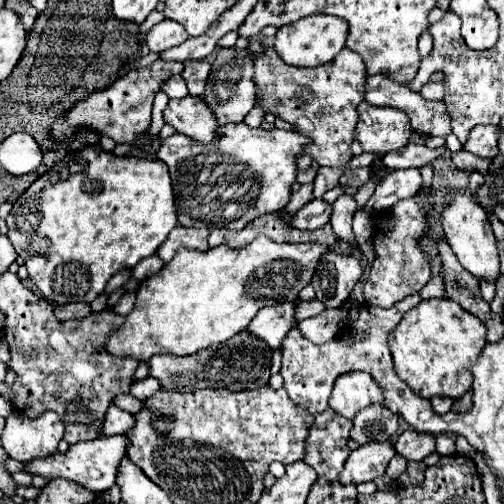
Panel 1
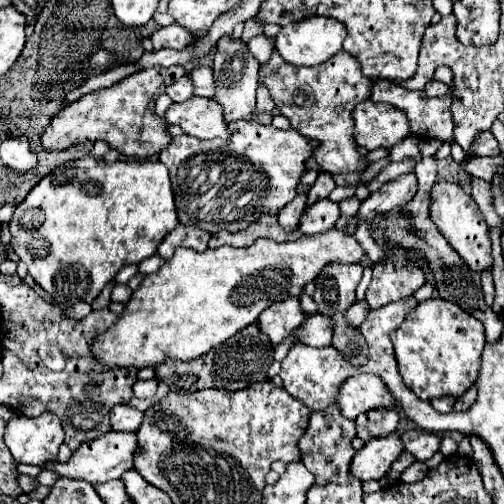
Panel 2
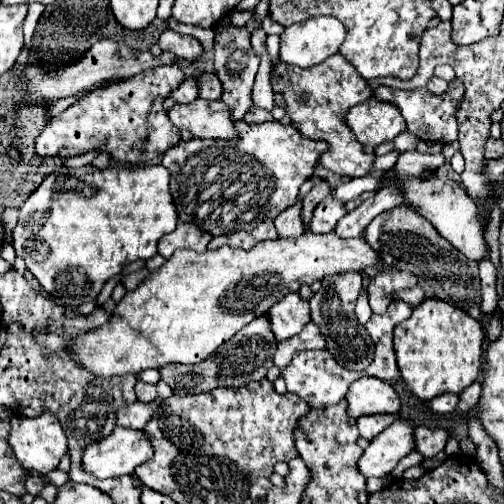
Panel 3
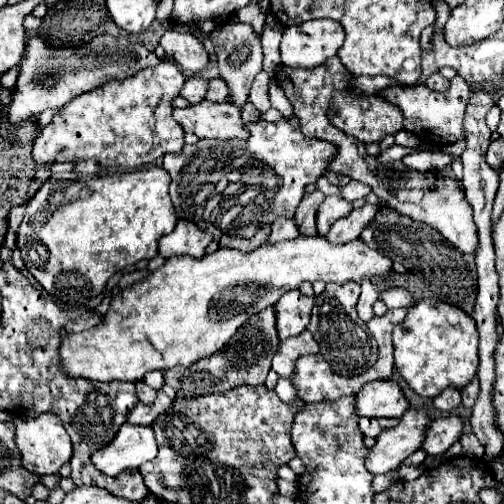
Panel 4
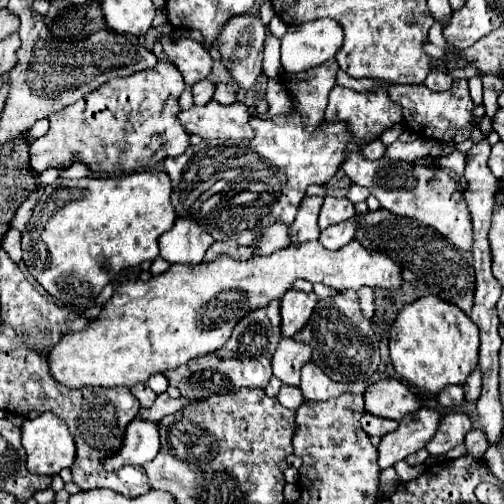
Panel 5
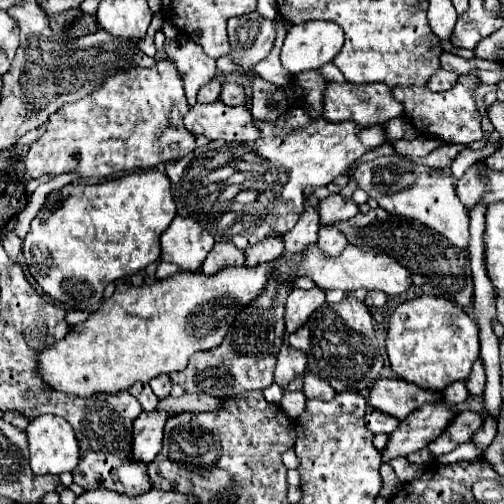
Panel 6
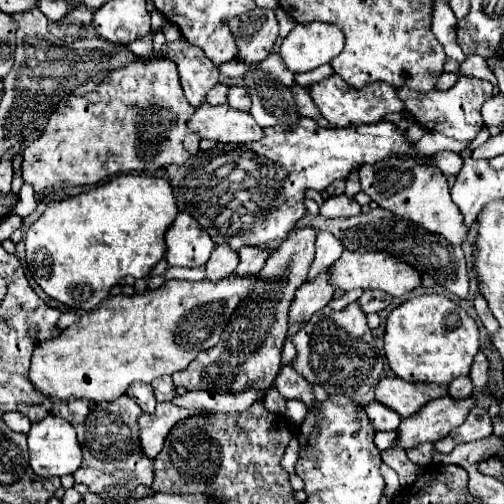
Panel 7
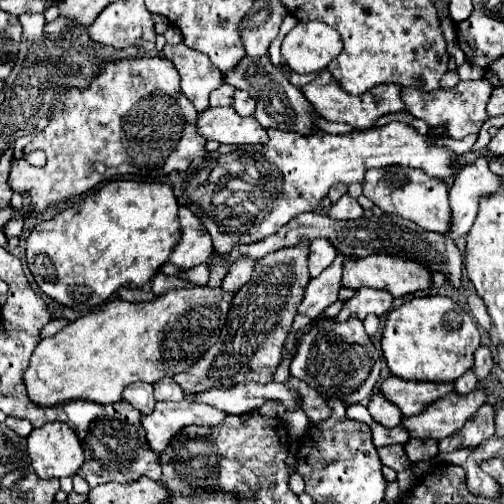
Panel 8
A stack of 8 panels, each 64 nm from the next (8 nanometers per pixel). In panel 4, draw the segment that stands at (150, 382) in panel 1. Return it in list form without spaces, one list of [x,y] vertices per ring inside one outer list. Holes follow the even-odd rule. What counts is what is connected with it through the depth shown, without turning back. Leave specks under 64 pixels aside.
[[[136,382],[136,396],[142,404],[152,404],[152,400],[156,400],[156,390],[146,386],[144,382]]]

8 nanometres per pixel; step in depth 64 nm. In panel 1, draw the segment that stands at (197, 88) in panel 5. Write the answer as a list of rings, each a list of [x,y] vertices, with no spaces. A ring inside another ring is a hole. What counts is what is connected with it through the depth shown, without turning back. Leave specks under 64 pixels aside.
[[[170,76],[164,84],[162,84],[162,90],[168,94],[168,98],[182,98],[188,94],[188,88],[182,80],[182,76]]]

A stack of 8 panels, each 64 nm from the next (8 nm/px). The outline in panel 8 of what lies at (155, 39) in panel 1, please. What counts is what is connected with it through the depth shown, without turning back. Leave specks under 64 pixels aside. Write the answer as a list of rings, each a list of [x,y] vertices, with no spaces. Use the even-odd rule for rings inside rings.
[[[166,44],[162,54],[174,62],[180,78],[182,92],[194,104],[198,112],[208,108],[208,96],[222,84],[222,72],[210,62],[210,58],[186,44]]]

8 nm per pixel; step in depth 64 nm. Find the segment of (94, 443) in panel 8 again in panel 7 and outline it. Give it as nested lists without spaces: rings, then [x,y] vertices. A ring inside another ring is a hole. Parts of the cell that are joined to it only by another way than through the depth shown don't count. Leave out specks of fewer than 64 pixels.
[[[120,396],[114,402],[98,402],[92,406],[84,422],[74,424],[78,432],[78,442],[84,454],[80,468],[74,472],[74,480],[86,484],[92,492],[102,492],[104,488],[118,486],[134,492],[138,486],[152,486],[152,460],[140,456],[138,424],[136,418],[142,414],[140,406],[128,396]]]

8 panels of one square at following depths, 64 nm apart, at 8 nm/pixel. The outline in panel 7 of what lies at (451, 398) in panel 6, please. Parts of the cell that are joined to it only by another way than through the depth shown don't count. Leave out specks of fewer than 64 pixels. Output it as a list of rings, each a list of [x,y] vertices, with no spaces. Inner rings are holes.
[[[460,376],[448,386],[448,396],[454,400],[466,400],[472,396],[472,392],[474,392],[474,388],[472,388],[472,382],[468,380],[468,376]]]

